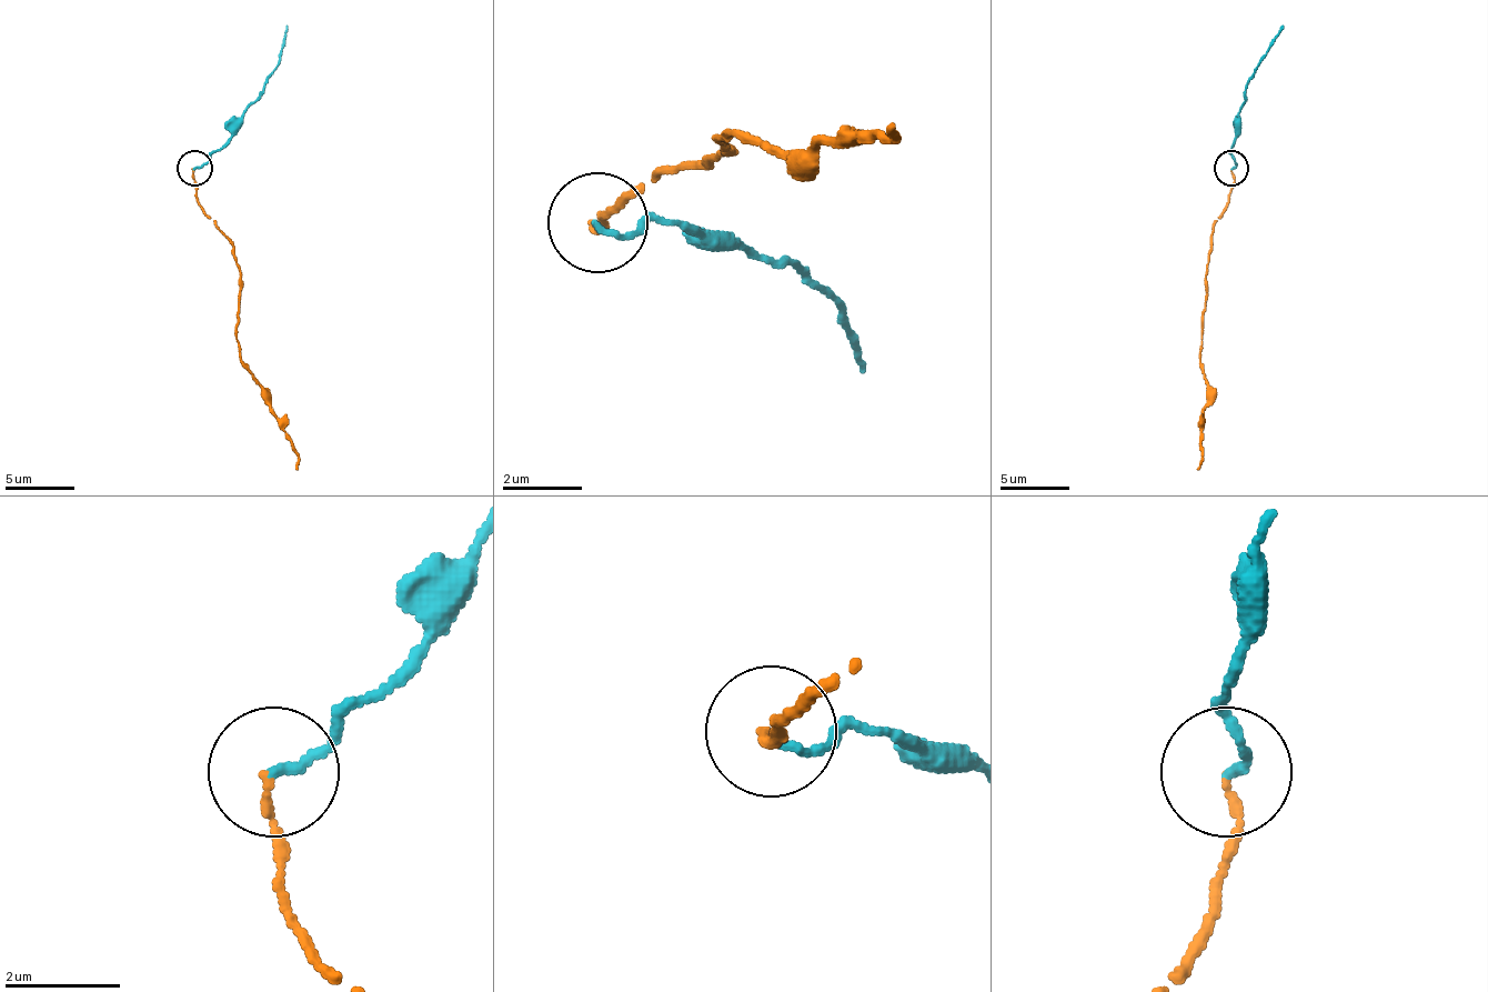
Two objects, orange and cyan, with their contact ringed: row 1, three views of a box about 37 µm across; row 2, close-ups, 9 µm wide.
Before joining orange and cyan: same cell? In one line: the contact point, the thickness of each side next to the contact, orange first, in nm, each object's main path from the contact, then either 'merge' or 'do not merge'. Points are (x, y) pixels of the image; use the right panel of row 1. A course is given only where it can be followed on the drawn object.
at (1232, 168); 130 nm thick on the orange side, 160 nm on the other; orange runs (1232, 169), (1228, 207), (1215, 221), (1204, 273), (1200, 364), (1207, 389), (1197, 469); cyan runs (1232, 169), (1232, 144), (1243, 99), (1260, 58), (1285, 26); do not merge

